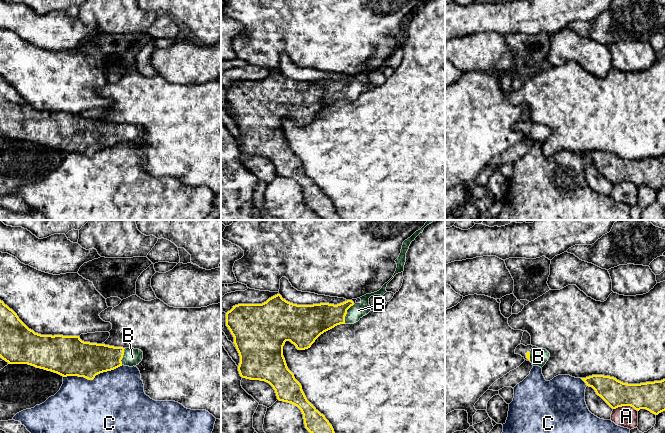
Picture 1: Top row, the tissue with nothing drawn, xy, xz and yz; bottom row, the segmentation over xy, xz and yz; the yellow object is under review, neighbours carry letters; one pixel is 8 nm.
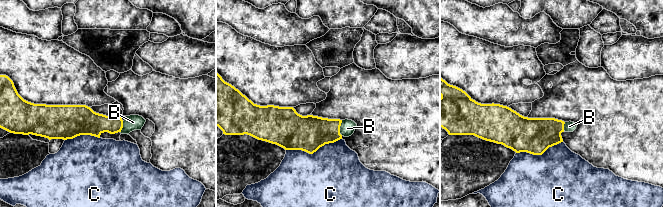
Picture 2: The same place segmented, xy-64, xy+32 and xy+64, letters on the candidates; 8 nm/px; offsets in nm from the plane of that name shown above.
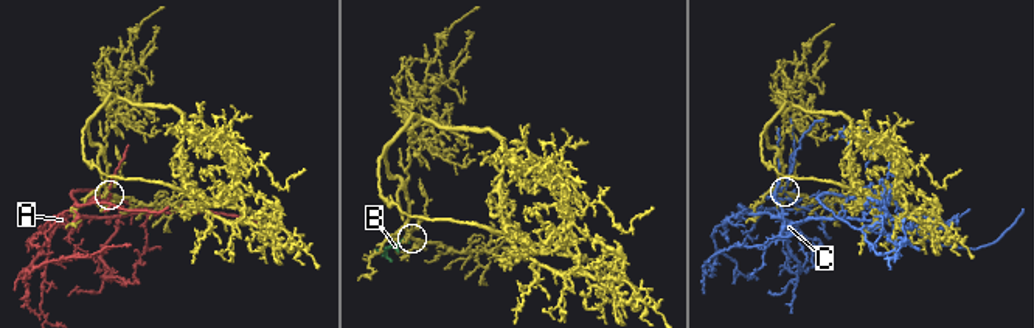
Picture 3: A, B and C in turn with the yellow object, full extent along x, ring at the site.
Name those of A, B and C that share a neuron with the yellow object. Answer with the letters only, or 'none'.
B

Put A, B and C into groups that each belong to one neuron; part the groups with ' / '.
A / B / C

